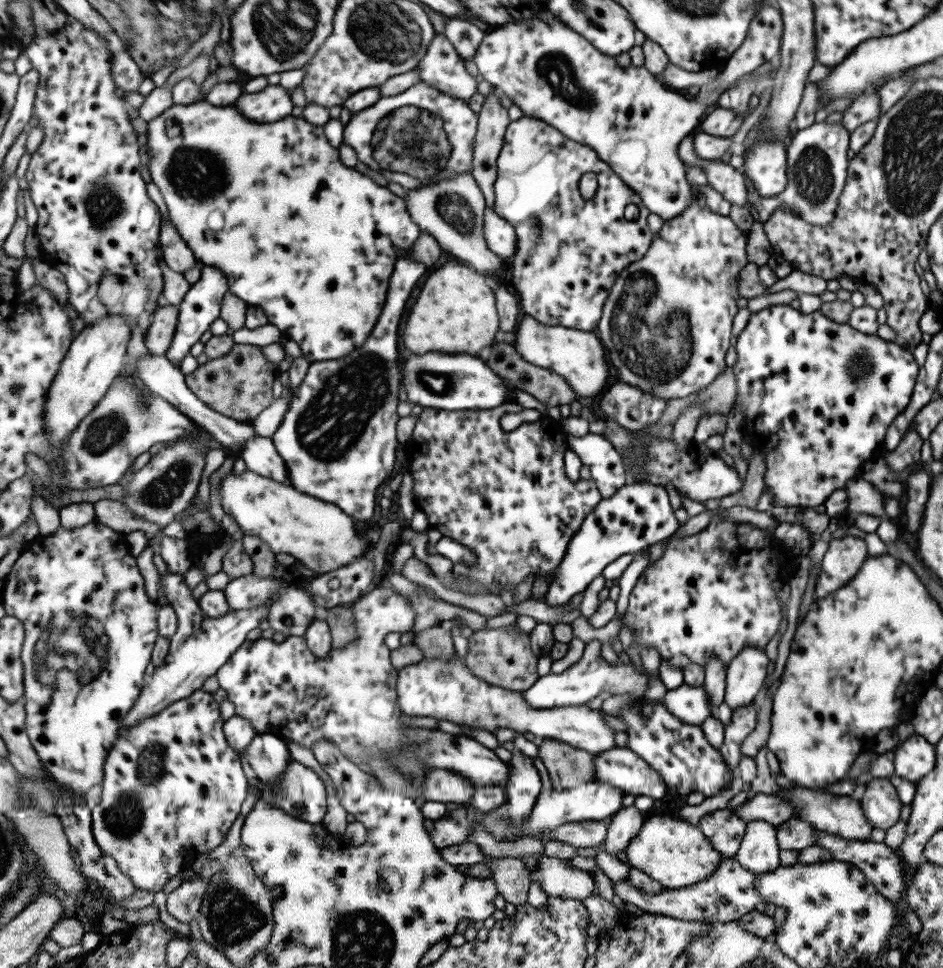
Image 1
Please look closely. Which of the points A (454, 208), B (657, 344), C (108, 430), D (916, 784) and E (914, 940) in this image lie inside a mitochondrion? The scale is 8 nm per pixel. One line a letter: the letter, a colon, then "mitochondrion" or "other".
A: mitochondrion
B: mitochondrion
C: mitochondrion
D: other
E: other

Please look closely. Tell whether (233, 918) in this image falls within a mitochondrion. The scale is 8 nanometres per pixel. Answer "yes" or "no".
yes

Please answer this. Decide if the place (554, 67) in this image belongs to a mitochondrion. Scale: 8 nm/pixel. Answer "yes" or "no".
yes

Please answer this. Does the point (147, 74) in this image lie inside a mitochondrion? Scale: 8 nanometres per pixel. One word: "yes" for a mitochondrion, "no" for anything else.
no

